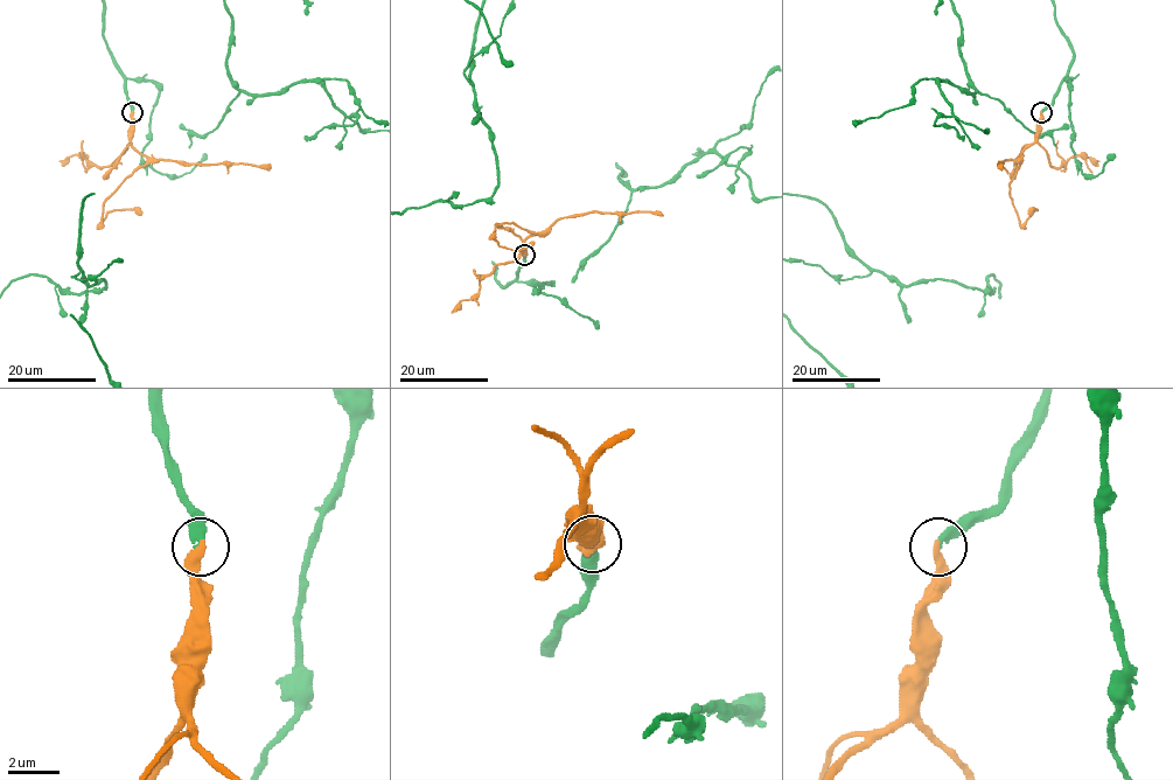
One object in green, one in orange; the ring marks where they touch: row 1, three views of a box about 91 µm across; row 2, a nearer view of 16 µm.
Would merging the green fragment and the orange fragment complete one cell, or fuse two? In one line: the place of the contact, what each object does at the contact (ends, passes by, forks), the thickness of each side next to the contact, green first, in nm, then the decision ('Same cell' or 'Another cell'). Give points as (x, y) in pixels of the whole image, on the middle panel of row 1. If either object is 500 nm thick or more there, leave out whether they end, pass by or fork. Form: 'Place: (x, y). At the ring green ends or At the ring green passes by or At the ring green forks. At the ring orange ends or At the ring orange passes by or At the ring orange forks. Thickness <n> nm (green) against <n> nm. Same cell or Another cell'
Place: (524, 255). At the ring green ends. At the ring orange ends. Thickness 360 nm (green) against 400 nm. Same cell

